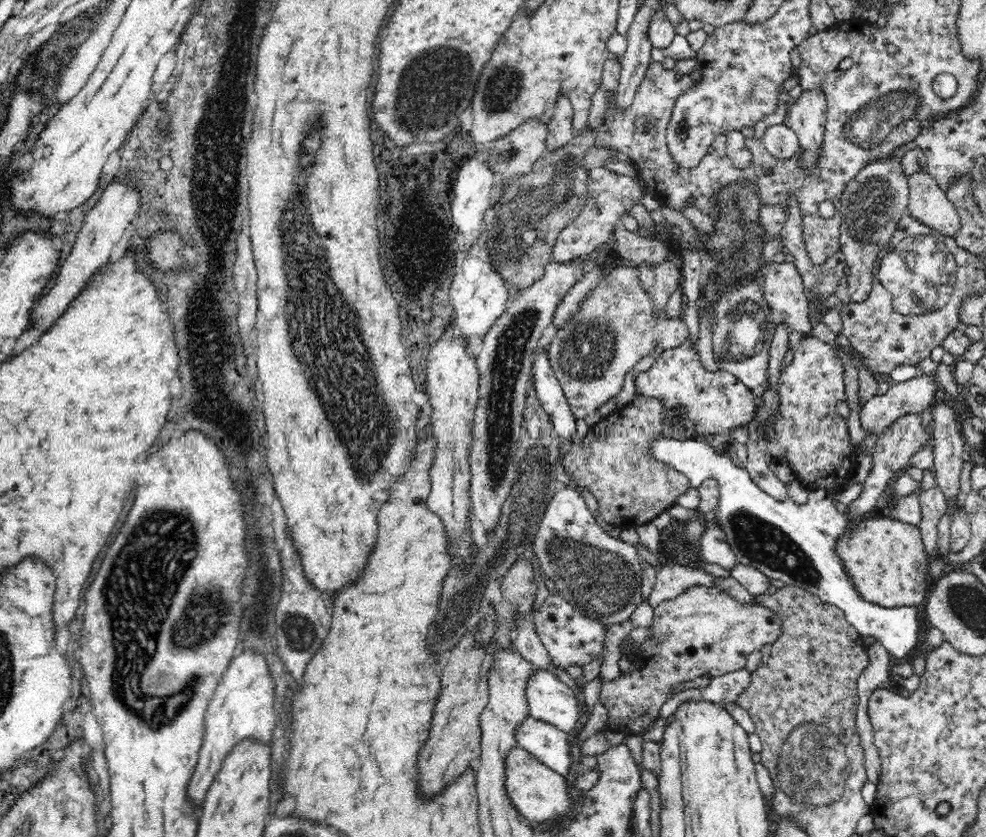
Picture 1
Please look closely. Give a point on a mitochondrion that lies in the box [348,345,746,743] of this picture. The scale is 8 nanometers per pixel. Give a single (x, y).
(601, 580)

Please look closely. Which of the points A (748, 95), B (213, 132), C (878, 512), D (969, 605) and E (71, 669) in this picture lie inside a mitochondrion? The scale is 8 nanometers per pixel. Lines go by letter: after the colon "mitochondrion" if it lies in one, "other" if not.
A: mitochondrion
B: mitochondrion
C: other
D: mitochondrion
E: other

